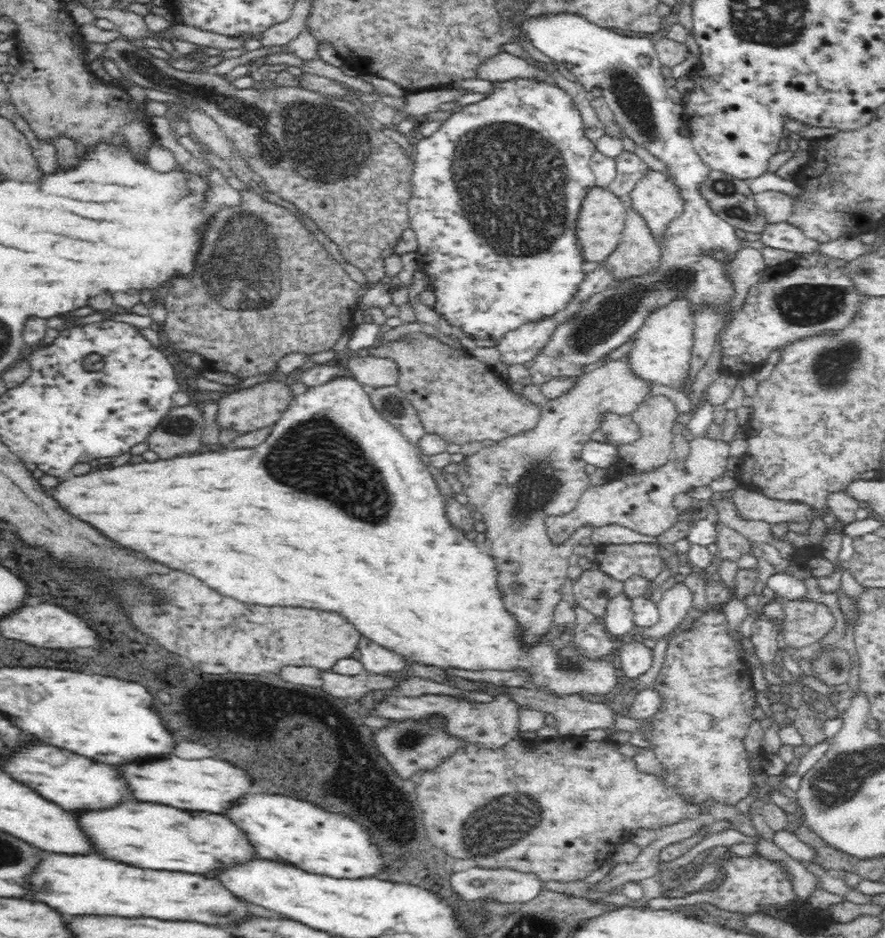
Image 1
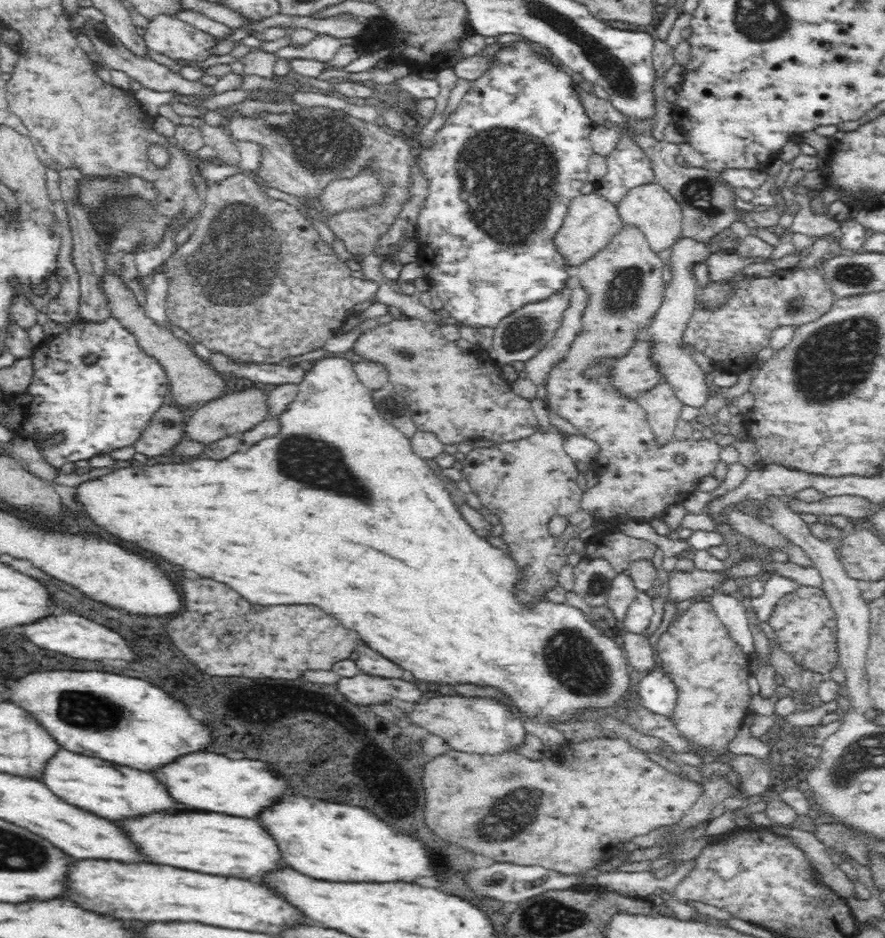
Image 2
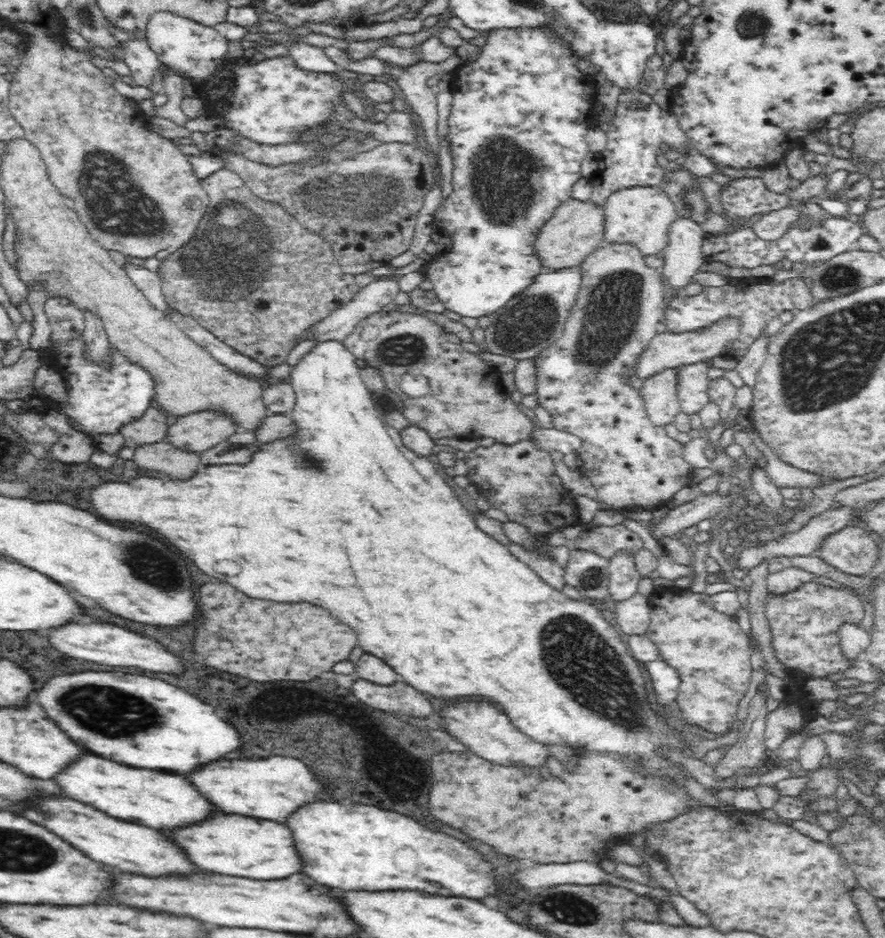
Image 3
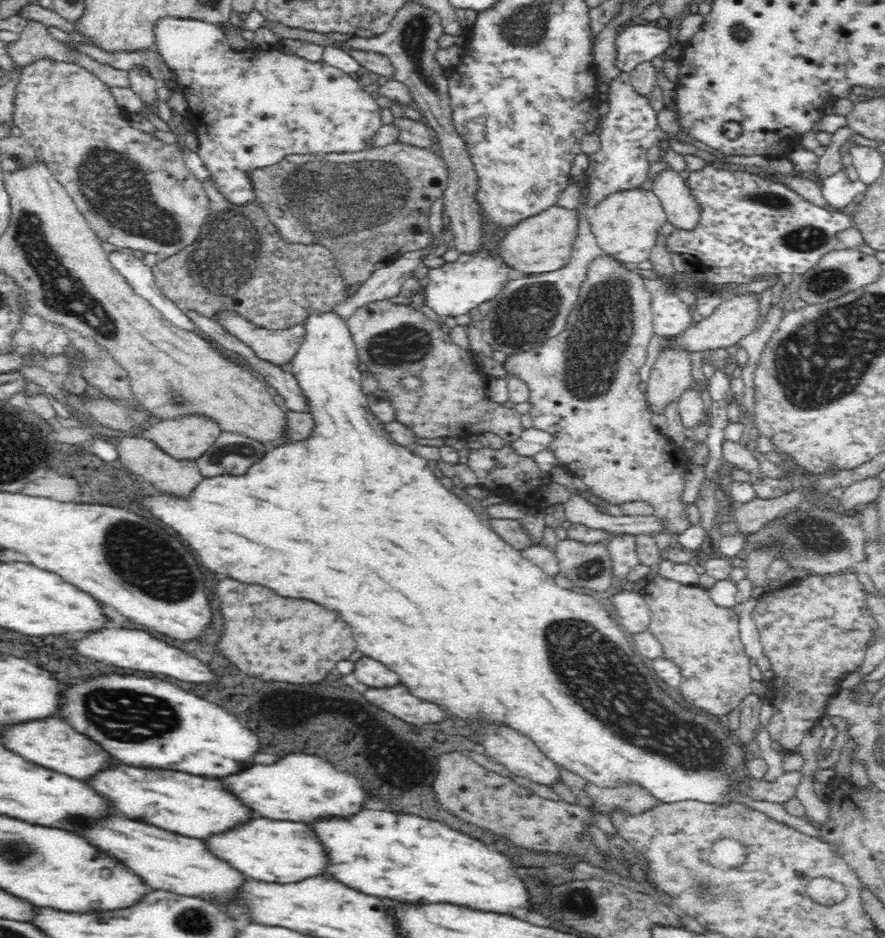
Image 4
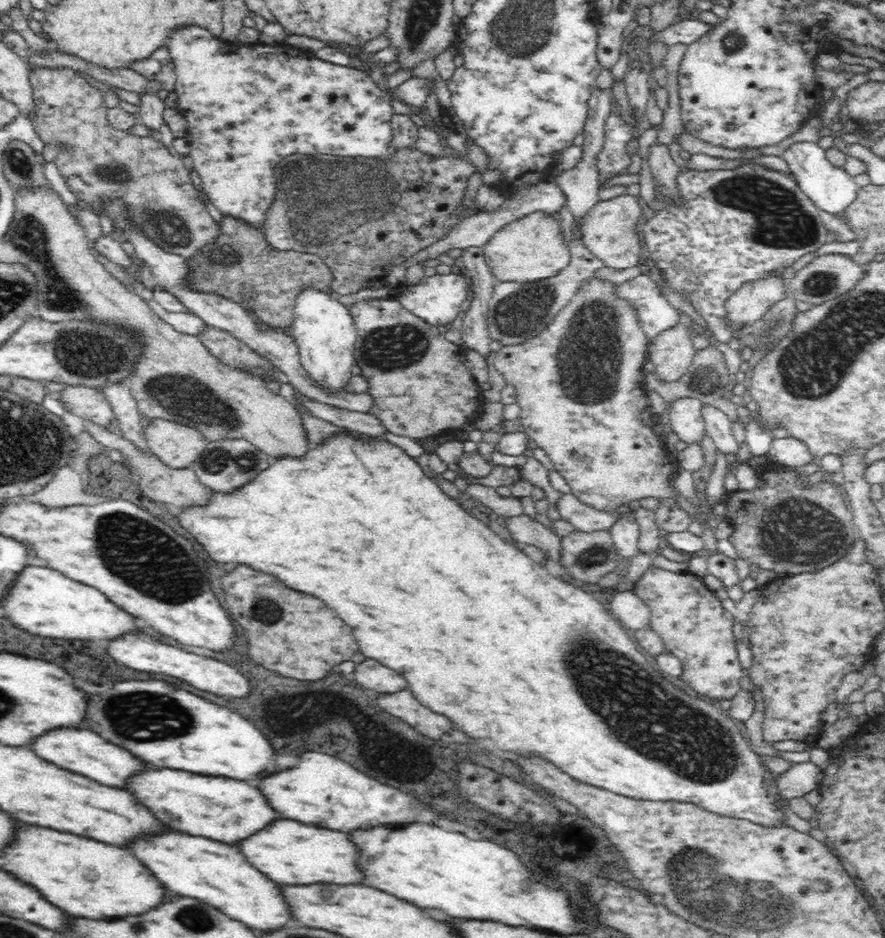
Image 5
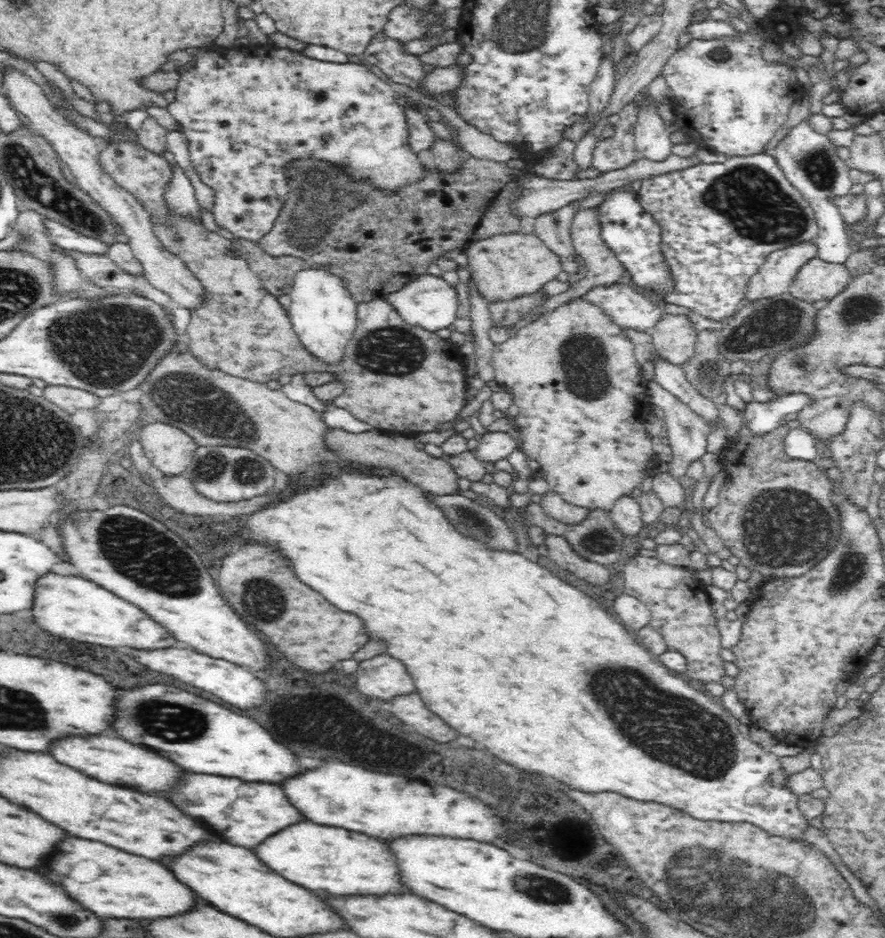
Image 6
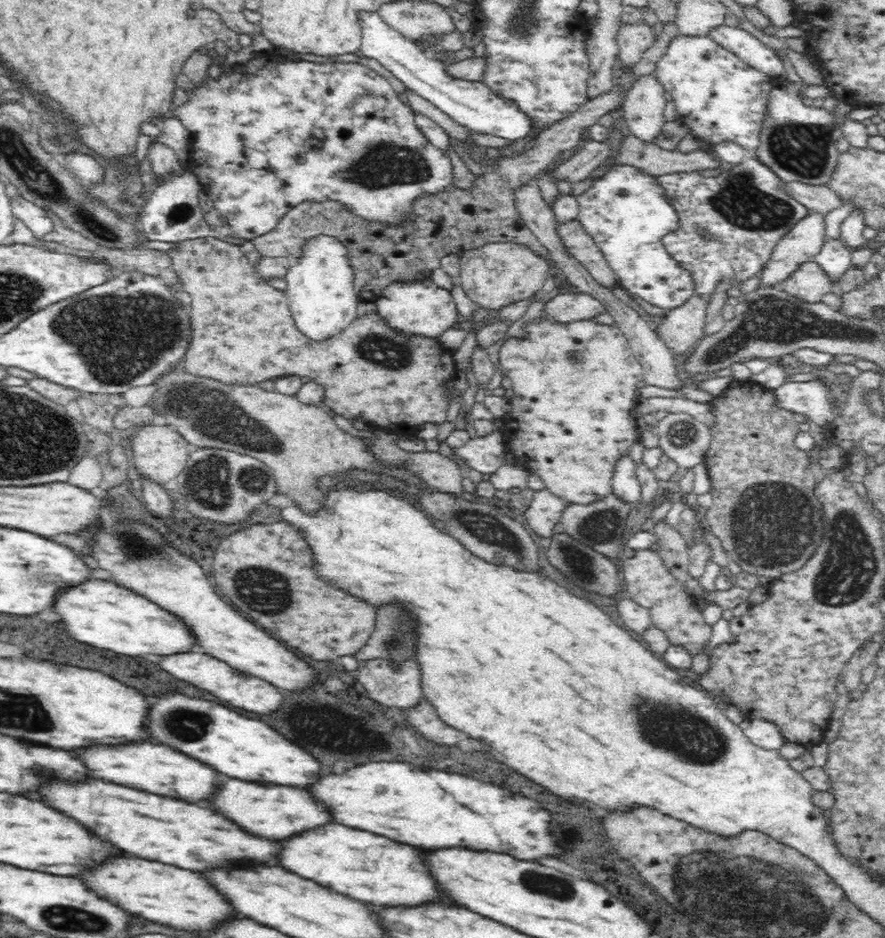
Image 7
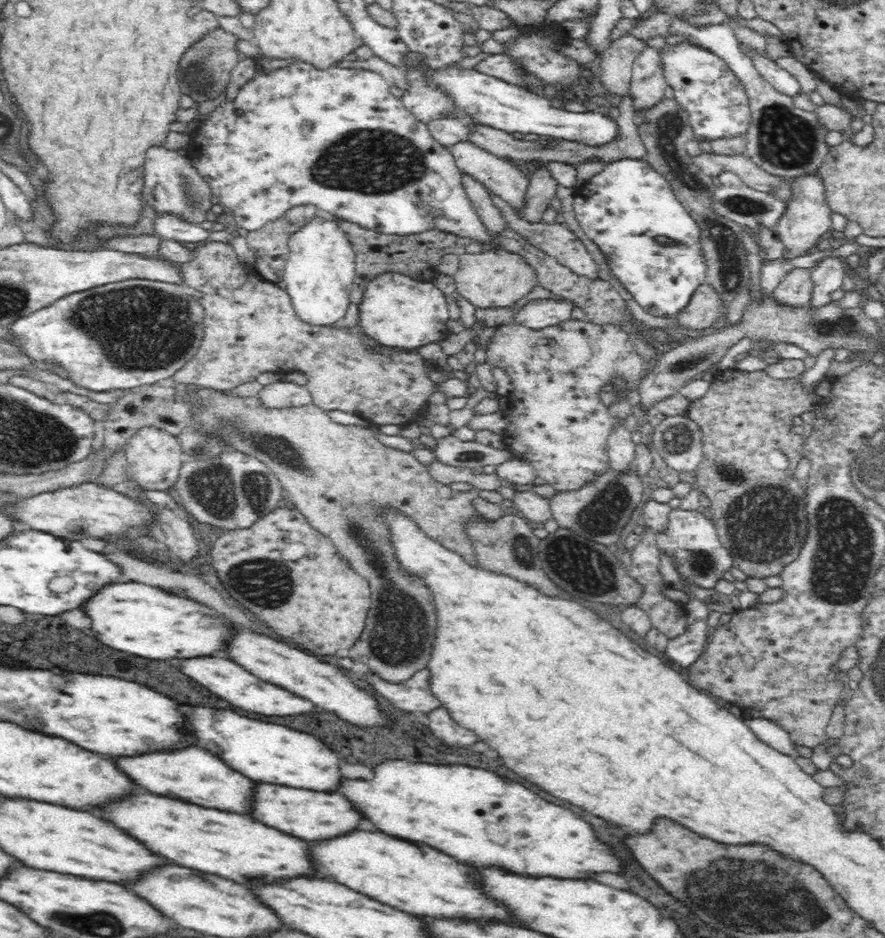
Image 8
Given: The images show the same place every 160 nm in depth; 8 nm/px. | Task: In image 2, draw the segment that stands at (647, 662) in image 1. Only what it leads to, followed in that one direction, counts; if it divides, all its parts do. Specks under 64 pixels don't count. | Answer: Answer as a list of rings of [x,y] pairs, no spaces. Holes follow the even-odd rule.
[[[626,633],[619,639],[624,658],[629,666],[636,672],[644,672],[656,664],[654,651],[644,634]]]

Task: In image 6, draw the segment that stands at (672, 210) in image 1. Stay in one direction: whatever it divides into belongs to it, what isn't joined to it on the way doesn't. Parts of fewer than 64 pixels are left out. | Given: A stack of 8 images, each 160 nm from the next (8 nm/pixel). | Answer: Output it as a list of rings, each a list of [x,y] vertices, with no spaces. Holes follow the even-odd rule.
[[[598,206],[577,212],[576,216],[574,216],[574,220],[572,220],[571,231],[575,252],[581,256],[587,268],[585,276],[570,284],[570,287],[565,292],[551,296],[550,300],[544,302],[544,306],[542,306],[538,312],[534,312],[534,314],[530,314],[528,318],[524,318],[524,322],[520,322],[518,326],[514,326],[514,328],[496,328],[496,326],[493,325],[492,328],[488,330],[488,337],[490,337],[492,343],[500,344],[505,342],[510,337],[515,336],[520,328],[538,320],[543,314],[553,312],[558,306],[562,306],[562,304],[568,302],[568,300],[584,297],[594,287],[614,285],[616,280],[627,270],[625,264],[619,260],[618,255],[614,252],[614,249],[608,247],[608,243],[606,243],[604,237],[602,237],[602,221],[600,221],[600,209],[598,209]]]

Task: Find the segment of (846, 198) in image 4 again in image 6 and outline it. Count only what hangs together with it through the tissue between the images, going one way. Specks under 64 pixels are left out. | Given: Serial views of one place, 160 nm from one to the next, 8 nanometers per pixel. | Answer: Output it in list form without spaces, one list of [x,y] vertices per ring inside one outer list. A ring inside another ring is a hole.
[[[806,122],[792,128],[788,136],[782,138],[775,147],[774,158],[784,171],[786,178],[796,187],[811,204],[819,228],[818,236],[813,241],[817,247],[817,256],[824,261],[844,263],[850,256],[852,241],[846,234],[846,223],[840,214],[834,198],[852,195],[852,179],[847,162],[840,160],[837,147],[828,142],[827,136],[814,133]]]

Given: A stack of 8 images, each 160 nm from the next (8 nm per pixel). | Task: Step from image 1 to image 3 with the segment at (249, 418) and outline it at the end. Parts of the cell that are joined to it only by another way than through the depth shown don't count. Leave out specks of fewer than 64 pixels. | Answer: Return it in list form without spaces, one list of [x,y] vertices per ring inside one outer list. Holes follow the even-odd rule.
[[[208,409],[181,417],[169,426],[165,440],[174,446],[197,453],[204,452],[238,430],[238,423],[224,409]]]

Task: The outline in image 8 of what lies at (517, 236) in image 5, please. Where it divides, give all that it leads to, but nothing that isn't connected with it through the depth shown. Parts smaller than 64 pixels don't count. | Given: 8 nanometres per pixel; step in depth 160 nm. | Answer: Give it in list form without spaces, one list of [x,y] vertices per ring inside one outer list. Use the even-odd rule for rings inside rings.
[[[494,249],[459,256],[459,268],[453,274],[458,294],[476,308],[512,307],[522,296],[530,294],[539,285],[538,271],[526,257],[504,249]]]

